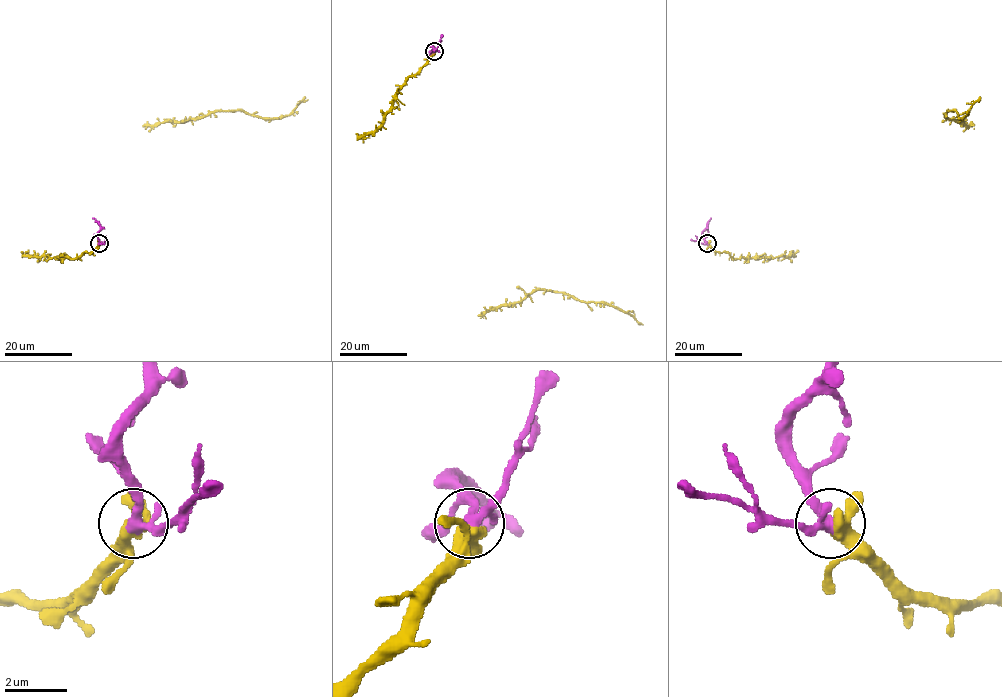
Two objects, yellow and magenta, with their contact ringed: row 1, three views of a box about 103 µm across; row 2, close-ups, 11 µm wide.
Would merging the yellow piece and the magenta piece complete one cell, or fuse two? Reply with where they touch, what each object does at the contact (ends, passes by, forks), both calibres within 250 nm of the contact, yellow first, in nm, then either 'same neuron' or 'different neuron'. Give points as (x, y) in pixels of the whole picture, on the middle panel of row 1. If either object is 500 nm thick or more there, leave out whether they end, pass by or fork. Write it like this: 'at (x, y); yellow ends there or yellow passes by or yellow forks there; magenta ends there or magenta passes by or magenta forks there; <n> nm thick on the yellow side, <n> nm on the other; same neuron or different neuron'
at (434, 51); yellow passes by; magenta forks there; 400 nm thick on the yellow side, 240 nm on the other; same neuron

